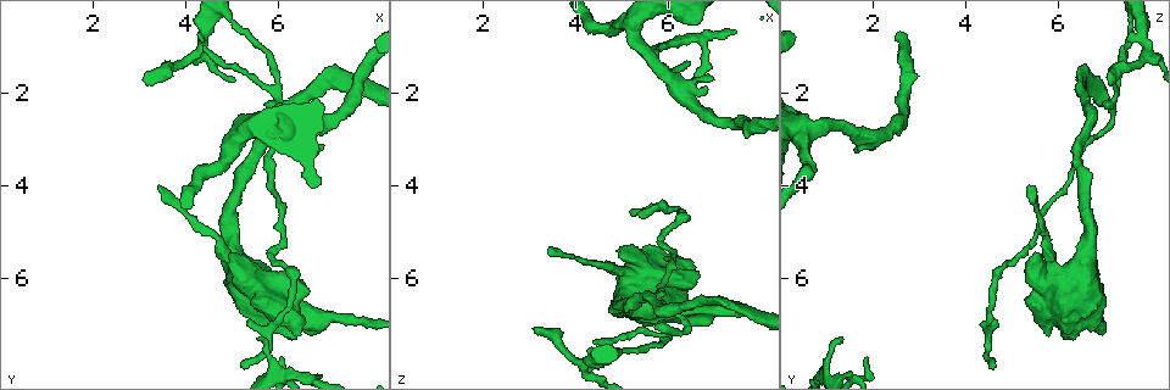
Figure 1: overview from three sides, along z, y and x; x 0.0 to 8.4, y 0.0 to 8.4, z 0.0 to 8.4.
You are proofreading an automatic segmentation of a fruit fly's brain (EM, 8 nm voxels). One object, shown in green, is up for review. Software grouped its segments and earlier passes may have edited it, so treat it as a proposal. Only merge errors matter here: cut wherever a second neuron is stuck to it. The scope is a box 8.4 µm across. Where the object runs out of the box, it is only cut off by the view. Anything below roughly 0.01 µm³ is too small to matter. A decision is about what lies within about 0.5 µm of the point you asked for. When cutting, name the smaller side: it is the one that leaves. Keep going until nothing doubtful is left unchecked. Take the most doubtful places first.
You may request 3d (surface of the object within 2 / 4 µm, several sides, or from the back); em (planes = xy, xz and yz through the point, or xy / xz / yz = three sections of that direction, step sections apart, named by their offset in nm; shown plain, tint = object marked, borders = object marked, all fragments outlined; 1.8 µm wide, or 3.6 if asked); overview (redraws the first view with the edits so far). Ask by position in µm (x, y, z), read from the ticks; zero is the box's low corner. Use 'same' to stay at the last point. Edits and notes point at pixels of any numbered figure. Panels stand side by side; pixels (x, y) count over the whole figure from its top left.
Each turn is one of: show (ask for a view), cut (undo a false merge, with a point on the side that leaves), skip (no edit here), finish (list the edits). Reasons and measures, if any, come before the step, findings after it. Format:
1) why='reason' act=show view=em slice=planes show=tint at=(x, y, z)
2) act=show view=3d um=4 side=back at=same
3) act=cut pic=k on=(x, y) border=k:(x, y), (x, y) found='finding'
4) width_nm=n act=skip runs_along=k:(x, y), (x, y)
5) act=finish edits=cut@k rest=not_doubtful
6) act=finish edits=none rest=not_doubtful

why='four-way junction' act=show view=em slice=yz step=16 show=tint at=(5.70, 3.10, 6.45)

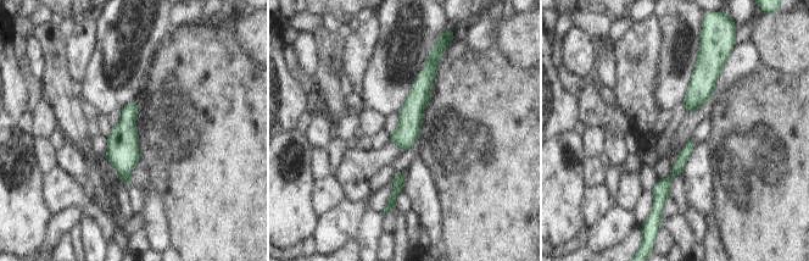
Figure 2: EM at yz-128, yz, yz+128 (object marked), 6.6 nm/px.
act=show view=em slice=planes show=borders at=same

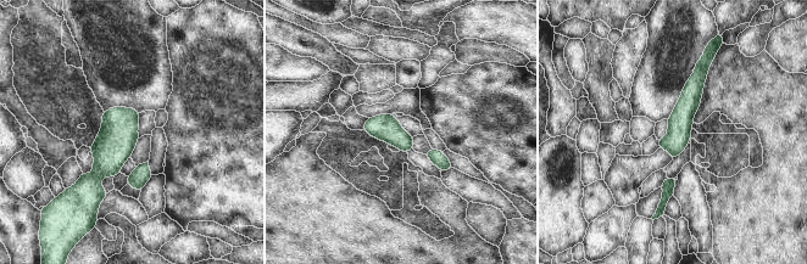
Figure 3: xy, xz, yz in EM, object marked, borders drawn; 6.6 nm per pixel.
width_nm=160 act=skip runs_along=3:(700, 67), (673, 153) found='continuous, no second neuron'

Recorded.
why='four or more arms meet' act=show view=em um=3.6 slice=planes show=plain at=(5.15, 5.95, 6.05)

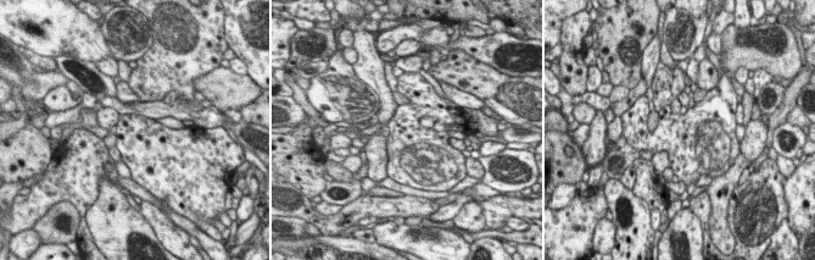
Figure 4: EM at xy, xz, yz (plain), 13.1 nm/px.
act=show view=em um=3.6 slice=planes show=borders at=same

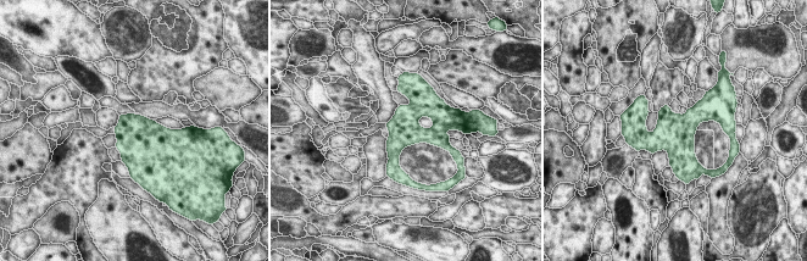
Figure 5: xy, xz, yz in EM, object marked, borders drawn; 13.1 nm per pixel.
act=skip found='one neuron here'

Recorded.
why='abrupt turn' act=show view=3d um=4 at=(6.00, 2.15, 7.20)

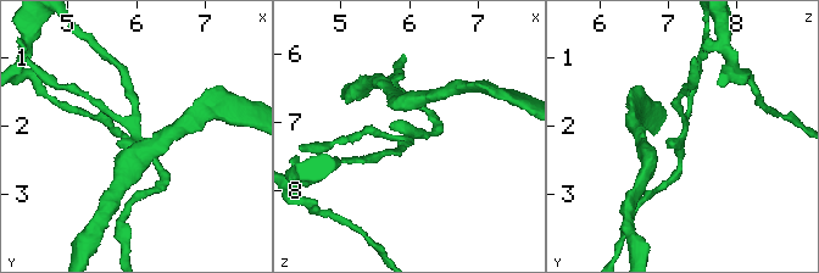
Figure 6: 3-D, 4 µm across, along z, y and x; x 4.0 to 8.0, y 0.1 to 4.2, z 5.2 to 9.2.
arms=3 why='shape alone is not enough' act=show view=em slice=planes show=tint at=(5.95, 2.10, 7.25)

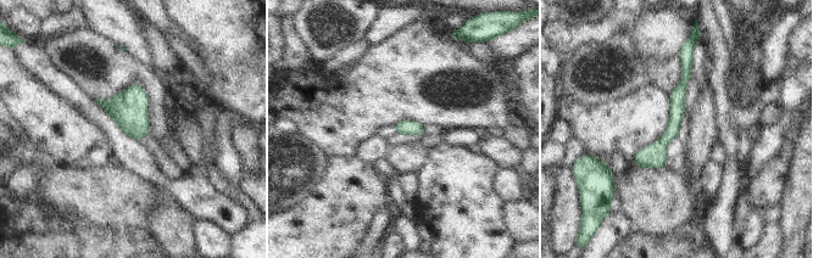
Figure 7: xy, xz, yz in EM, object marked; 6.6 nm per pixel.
width_nm=100 act=skip runs_along=7:(683, 59), (673, 130), (638, 162) found='continuous, no second neuron'

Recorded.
act=finish edits=none rest=not_doubtful

